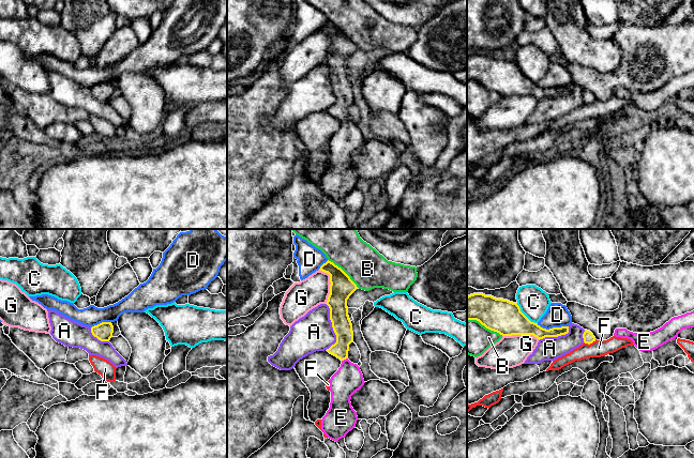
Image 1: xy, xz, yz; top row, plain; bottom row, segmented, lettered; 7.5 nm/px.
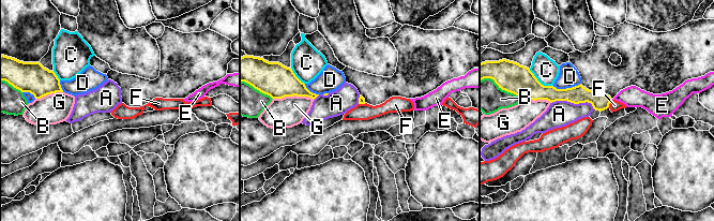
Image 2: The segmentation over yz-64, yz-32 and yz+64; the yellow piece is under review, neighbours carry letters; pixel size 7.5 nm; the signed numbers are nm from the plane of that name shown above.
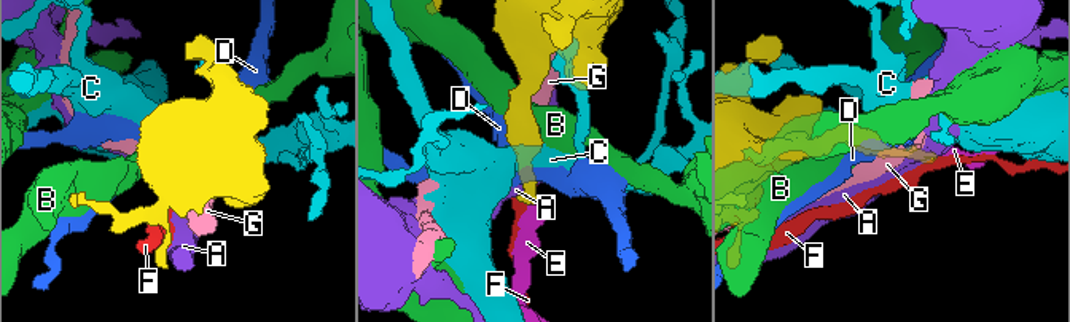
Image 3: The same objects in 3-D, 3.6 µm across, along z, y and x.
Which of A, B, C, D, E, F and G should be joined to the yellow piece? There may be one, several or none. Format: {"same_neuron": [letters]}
{"same_neuron": ["E"]}

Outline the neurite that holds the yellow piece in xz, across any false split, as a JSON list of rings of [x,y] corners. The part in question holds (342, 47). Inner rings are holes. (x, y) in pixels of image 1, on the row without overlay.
[[[329,20],[319,30],[330,35],[330,55],[326,64],[330,68],[330,80],[336,95],[336,103],[327,111],[342,121],[341,127],[330,139],[331,163],[321,180],[321,190],[329,199],[337,202],[356,187],[358,177],[350,159],[365,143],[360,127],[348,120],[353,92],[347,60],[358,47],[341,28]]]

